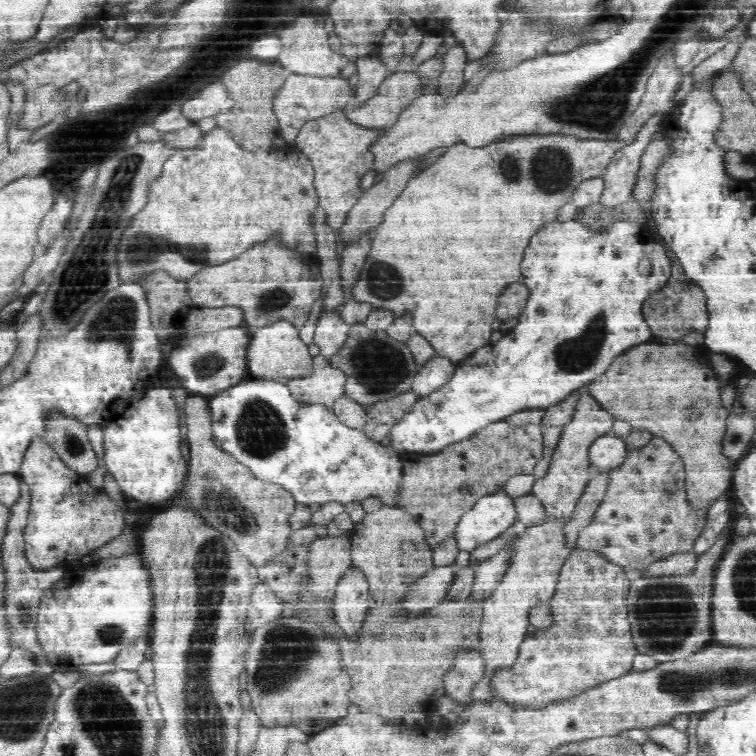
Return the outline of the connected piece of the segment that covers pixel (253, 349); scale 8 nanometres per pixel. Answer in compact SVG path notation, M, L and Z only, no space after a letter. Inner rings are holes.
M280 319L253 330L252 342L248 348L248 370L251 378L280 379L286 382L292 377L305 377L314 370L313 357L308 353L298 328L286 319Z

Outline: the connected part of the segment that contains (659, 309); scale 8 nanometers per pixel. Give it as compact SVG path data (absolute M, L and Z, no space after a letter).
M670 279L660 290L653 292L643 302L642 316L654 340L676 341L685 334L697 332L705 334L707 327L707 306L705 294L696 284L680 283Z

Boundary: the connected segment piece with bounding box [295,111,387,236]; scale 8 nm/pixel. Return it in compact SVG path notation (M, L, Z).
M342 111L308 121L300 130L295 145L312 162L315 171L313 183L319 194L319 207L325 214L325 225L334 235L339 235L348 214L361 198L363 191L360 190L360 178L373 170L373 147L380 143L386 134L385 127L369 129L350 122Z

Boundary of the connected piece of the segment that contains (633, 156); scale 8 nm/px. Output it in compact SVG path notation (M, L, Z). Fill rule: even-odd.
M662 114L650 118L633 144L620 150L601 174L604 181L602 204L616 206L633 197L641 170L641 158L653 136L662 128Z

